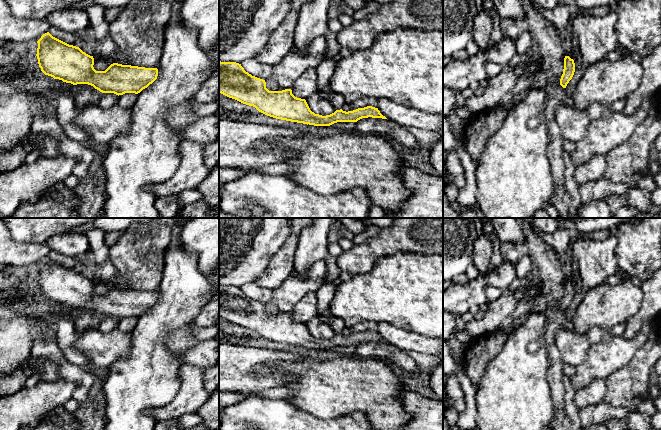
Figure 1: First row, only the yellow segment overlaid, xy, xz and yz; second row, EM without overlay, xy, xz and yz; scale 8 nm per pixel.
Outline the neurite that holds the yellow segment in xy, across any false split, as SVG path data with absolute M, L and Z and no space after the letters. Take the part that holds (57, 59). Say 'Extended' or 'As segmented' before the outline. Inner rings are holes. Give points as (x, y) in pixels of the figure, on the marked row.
As segmented. M49 32L37 41L37 59L41 71L54 79L73 85L88 84L102 93L140 93L158 76L157 68L145 68L118 63L105 71L96 71L94 58L79 47L69 45Z

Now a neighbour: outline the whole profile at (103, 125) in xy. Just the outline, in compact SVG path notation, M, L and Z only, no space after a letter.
M117 103L108 109L98 104L88 105L75 118L75 124L97 143L108 145L120 134L126 134L131 125L132 110Z

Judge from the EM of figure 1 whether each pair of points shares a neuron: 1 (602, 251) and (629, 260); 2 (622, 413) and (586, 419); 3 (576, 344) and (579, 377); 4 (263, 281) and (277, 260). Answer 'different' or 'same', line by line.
1: different
2: same
3: different
4: same

